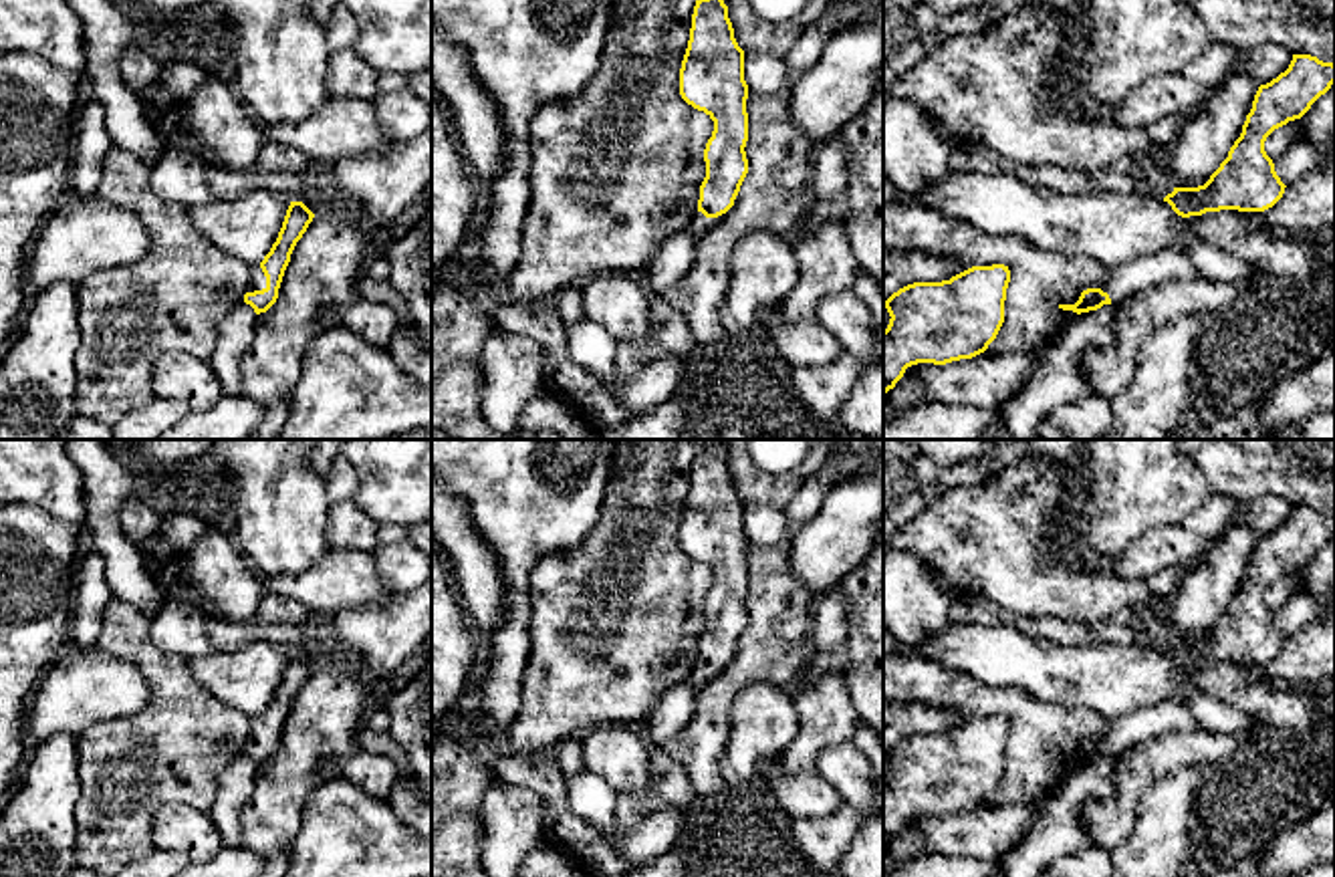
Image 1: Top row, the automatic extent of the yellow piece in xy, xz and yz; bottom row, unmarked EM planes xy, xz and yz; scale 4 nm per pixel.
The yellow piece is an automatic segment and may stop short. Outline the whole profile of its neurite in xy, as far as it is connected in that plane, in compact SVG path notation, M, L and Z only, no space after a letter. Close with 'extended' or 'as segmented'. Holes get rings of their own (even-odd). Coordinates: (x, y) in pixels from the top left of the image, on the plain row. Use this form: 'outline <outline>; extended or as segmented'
outline M290 653L276 694L264 712L252 718L244 754L250 756L256 766L266 764L276 754L290 706L313 669L315 665L302 653Z; extended

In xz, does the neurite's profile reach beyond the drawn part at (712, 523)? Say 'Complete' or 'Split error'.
Split error

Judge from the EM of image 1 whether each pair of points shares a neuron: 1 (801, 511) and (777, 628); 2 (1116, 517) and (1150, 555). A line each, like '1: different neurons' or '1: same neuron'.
1: same neuron
2: different neurons

